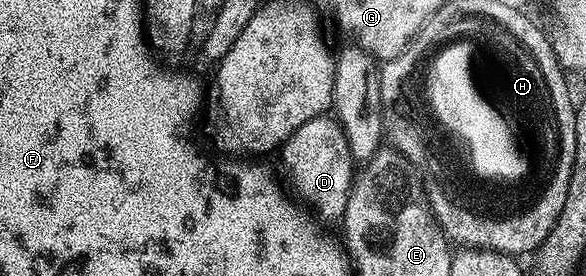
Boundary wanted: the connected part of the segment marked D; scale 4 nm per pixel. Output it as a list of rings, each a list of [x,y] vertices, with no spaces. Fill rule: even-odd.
[[[322,114],[306,121],[284,142],[280,154],[282,169],[295,193],[324,220],[341,220],[347,209],[350,190],[353,189],[356,163],[348,147],[347,136],[337,120],[333,116]]]

